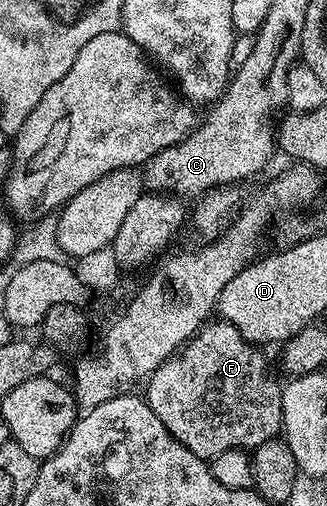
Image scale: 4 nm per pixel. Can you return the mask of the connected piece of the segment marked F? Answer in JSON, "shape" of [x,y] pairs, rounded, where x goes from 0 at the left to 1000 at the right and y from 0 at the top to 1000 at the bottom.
{"shape":[[[639,634],[492,725],[446,751],[446,787],[459,808],[495,832],[544,874],[627,911],[691,895],[691,887],[777,887],[801,872],[826,872],[859,858],[862,765],[832,751],[820,717],[792,684],[758,678],[728,650],[688,634]]]}

